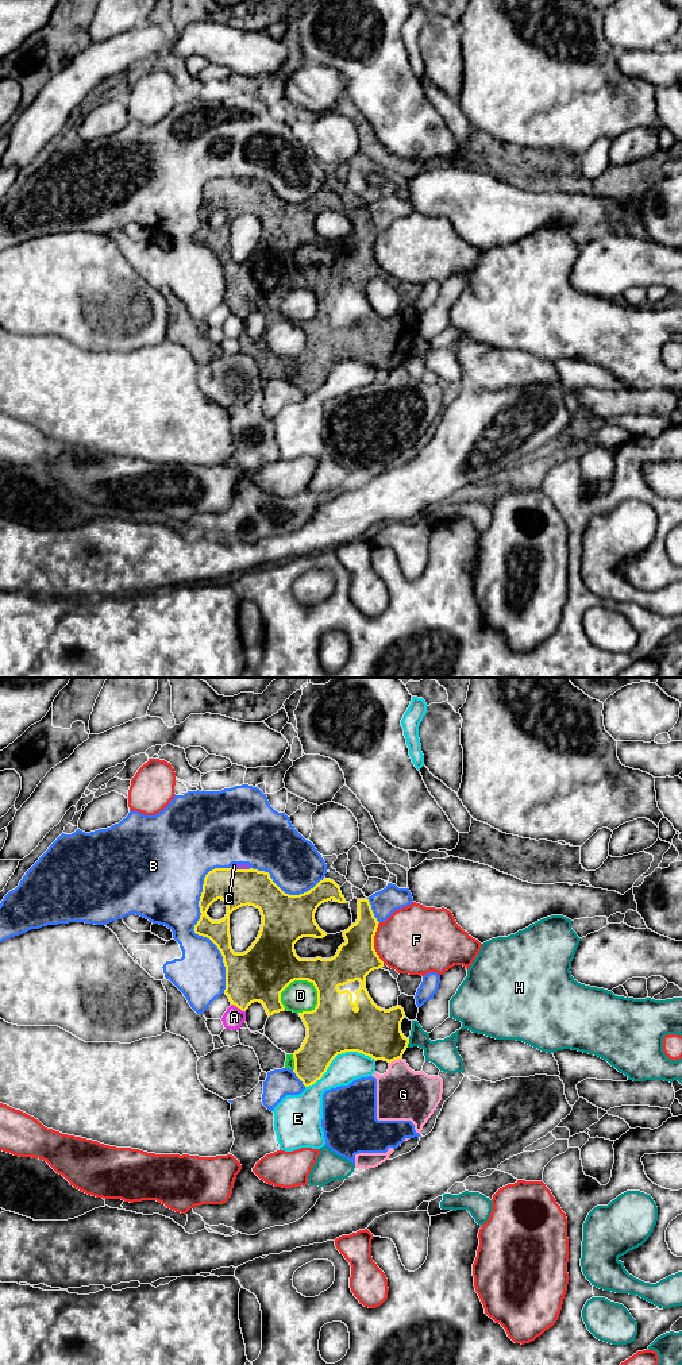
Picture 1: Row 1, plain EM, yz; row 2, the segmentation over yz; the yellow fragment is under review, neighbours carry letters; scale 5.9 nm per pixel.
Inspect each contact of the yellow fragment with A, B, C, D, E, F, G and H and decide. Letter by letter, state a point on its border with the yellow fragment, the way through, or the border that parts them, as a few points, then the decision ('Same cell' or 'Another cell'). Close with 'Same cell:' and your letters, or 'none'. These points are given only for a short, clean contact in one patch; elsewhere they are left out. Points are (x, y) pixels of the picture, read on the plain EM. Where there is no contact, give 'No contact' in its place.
A: Touches yellow at yz (238, 316). Another cell
B: Touches yellow at yz (196, 242). Another cell
C: Touches yellow at yz (241, 178). Another cell
D: Touches yellow at yz (289, 292). Another cell
E: Touches yellow at yz (338, 362). Another cell
F: Touches yellow at yz (373, 251). Another cell
G: Touches yellow at yz (395, 367). Boundary: yz (400, 366), (389, 371). Another cell
H: Touches yellow at yz (408, 351). Another cell
Same cell: none

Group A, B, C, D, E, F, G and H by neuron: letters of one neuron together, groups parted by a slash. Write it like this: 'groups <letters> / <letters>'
groups A / B C D G / E / F / H

